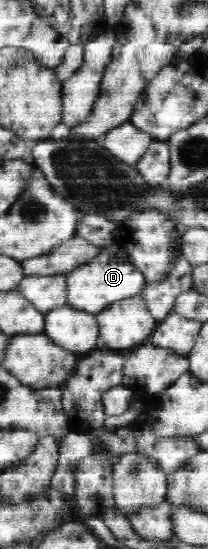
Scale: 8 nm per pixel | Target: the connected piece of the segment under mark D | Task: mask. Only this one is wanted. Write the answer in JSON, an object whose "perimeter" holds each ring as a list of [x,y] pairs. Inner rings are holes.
{"perimeter":[[[116,243],[104,247],[95,259],[80,265],[79,268],[72,269],[66,277],[67,304],[75,309],[87,310],[91,314],[100,312],[109,304],[115,304],[139,294],[146,283],[144,274],[129,258],[126,251]]]}

